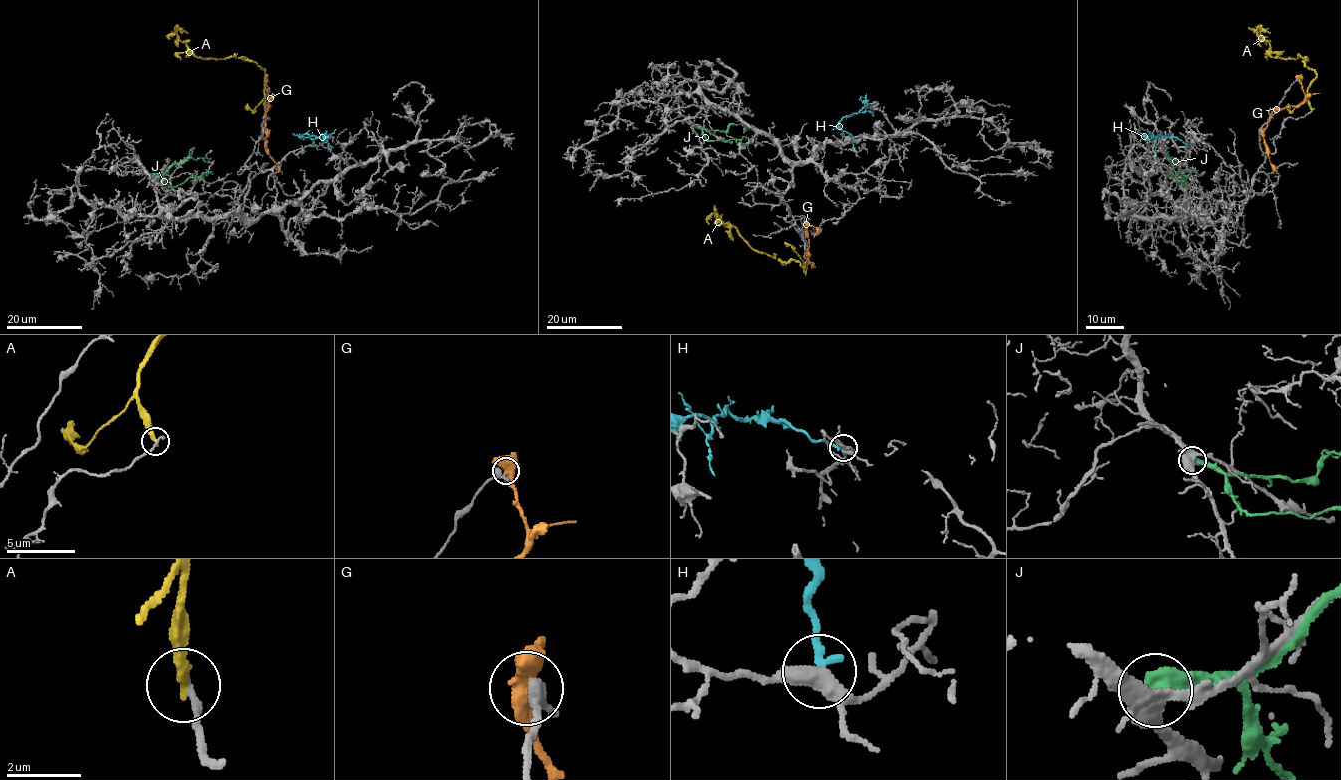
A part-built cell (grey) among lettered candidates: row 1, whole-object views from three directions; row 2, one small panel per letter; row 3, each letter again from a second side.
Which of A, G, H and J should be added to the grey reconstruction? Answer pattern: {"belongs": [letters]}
{"belongs": []}

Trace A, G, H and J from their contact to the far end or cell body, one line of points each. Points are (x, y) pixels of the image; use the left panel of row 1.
A: (265, 109), (265, 71), (262, 68), (255, 63), (236, 57), (196, 57), (179, 39), (177, 30), (188, 33)
G: (266, 79), (269, 94), (269, 108), (264, 118), (266, 151), (277, 164), (274, 173)
H: (314, 144), (313, 141), (299, 137), (304, 134), (328, 137), (336, 129)
J: (153, 175), (160, 174), (170, 187), (190, 177), (212, 174)

